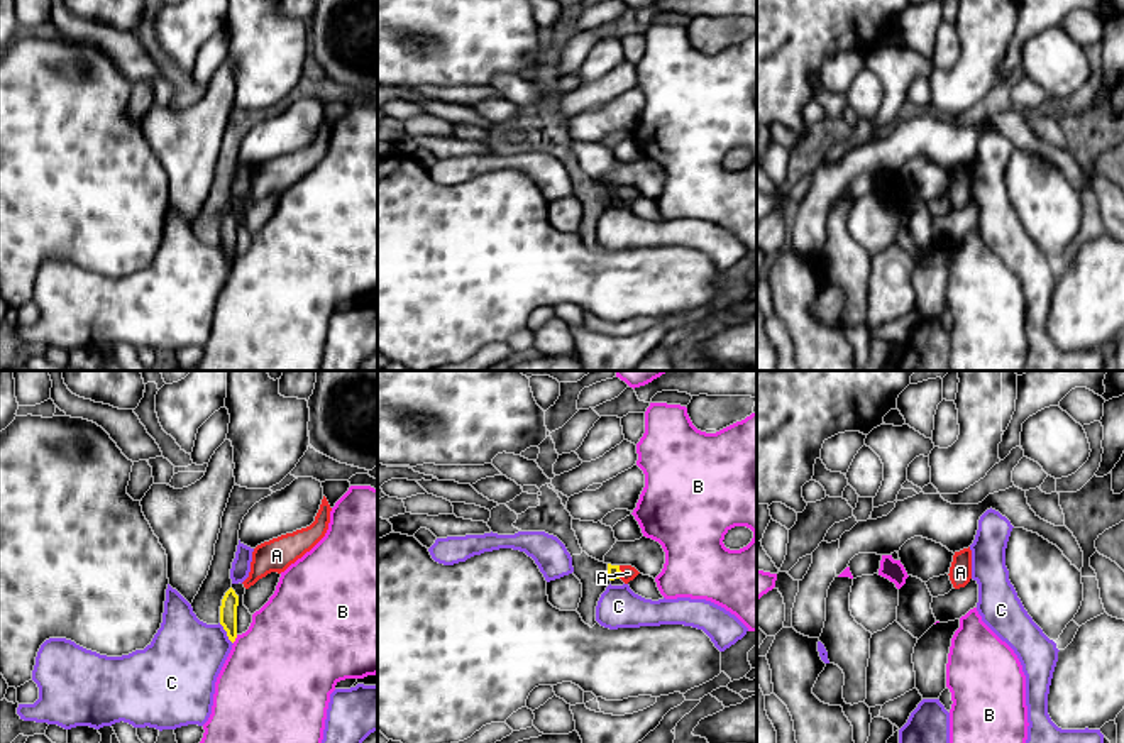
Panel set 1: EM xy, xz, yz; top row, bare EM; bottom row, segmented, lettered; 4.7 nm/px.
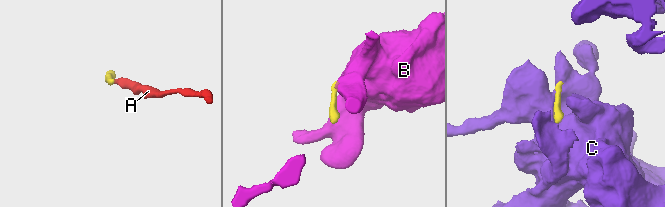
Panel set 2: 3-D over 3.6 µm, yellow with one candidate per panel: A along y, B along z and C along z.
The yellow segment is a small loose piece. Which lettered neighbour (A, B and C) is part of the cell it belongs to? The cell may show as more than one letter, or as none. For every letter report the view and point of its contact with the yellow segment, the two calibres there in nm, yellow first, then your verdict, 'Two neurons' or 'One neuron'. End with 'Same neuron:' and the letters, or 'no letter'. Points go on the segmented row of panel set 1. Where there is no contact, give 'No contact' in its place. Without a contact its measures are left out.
A: Touches yellow at xz (620, 572). Thickness 60 nm (yellow) against 70 nm. One neuron
B: Touches yellow at xy (236, 637). Thickness 80 nm (yellow) against 480 nm. Two neurons
C: Touches yellow at xy (227, 633). Thickness 80 nm (yellow) against 360 nm. Two neurons
Same neuron: A

